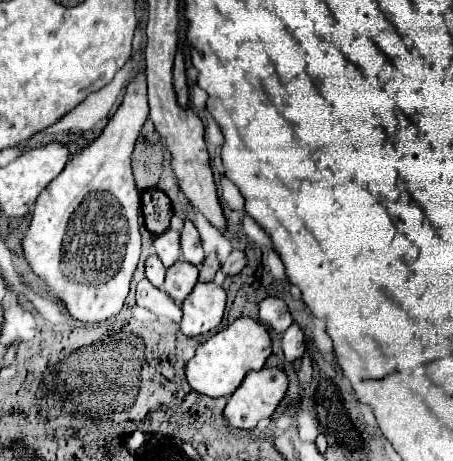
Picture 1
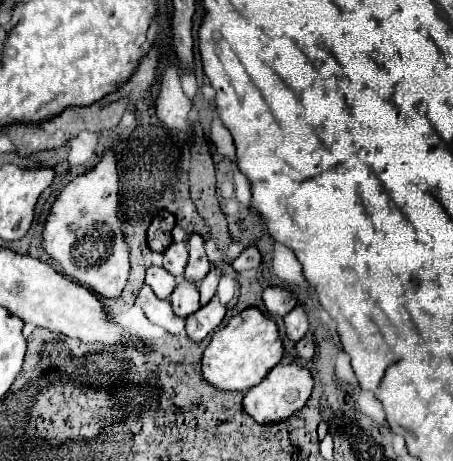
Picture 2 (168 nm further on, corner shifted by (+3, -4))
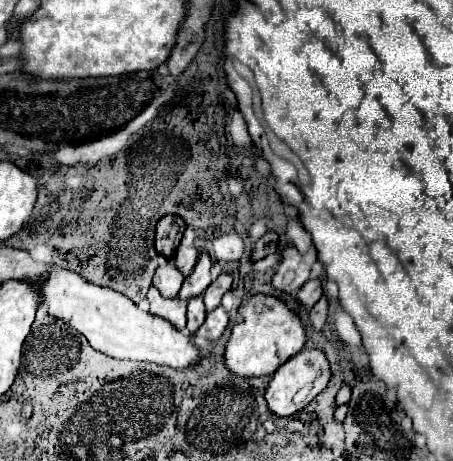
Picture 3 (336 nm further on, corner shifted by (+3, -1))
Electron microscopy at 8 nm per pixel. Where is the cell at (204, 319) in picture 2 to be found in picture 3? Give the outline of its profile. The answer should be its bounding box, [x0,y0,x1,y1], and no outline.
[196,307,228,341]

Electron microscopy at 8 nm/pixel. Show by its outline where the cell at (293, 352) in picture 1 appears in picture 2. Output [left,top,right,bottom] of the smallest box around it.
[284,306,308,342]

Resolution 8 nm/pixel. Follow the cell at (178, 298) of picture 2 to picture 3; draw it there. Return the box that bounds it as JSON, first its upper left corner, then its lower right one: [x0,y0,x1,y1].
[188,297,206,333]

